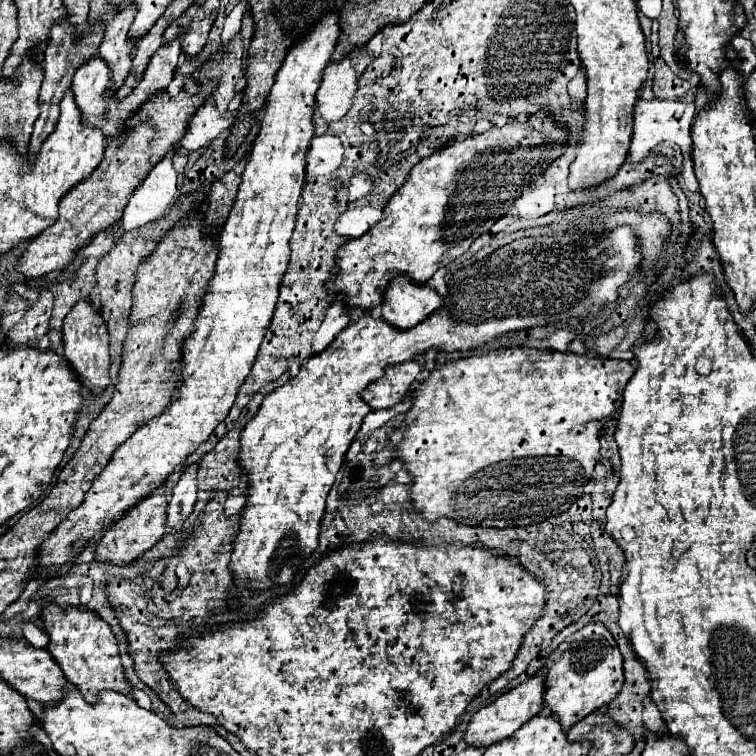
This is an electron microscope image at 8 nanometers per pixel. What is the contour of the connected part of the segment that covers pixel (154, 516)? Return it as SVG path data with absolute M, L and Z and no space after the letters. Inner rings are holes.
M163 483L149 497L143 497L137 505L133 505L133 509L129 509L129 513L125 513L125 517L121 517L121 521L117 521L117 525L111 525L105 531L105 535L99 541L99 547L95 551L95 559L97 561L109 561L115 565L127 565L133 559L141 557L165 533L167 505L169 505L169 485Z

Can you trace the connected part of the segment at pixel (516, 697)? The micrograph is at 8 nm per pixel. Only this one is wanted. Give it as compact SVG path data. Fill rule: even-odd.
M537 673L533 677L529 677L527 681L519 683L517 687L513 687L511 691L505 691L503 695L499 695L493 703L485 705L483 709L479 709L471 721L469 721L469 727L467 727L467 733L465 733L465 741L469 745L479 745L479 747L489 747L509 735L513 735L525 721L529 721L531 717L535 717L541 709L543 709L543 695L545 695L545 689L547 689L547 681L545 681L545 675Z

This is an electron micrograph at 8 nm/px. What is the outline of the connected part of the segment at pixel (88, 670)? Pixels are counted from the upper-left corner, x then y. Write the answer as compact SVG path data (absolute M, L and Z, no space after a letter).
M49 603L43 607L43 625L49 635L49 653L59 663L65 679L81 691L85 701L93 703L95 695L103 689L131 695L129 683L123 675L117 641L111 633L111 627L95 611L81 607L59 607L57 603Z

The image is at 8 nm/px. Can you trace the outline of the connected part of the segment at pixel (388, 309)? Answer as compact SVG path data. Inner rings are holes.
M395 277L383 297L383 319L399 329L409 329L427 319L441 307L441 295L425 285L409 281L409 277Z

